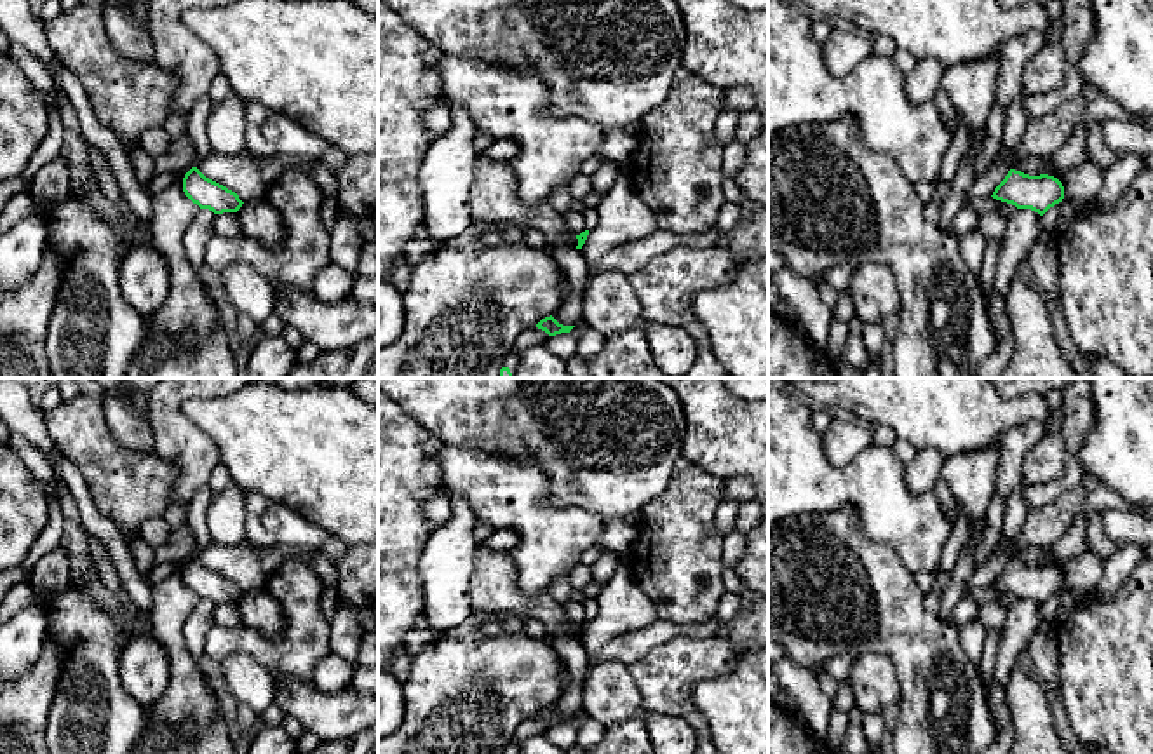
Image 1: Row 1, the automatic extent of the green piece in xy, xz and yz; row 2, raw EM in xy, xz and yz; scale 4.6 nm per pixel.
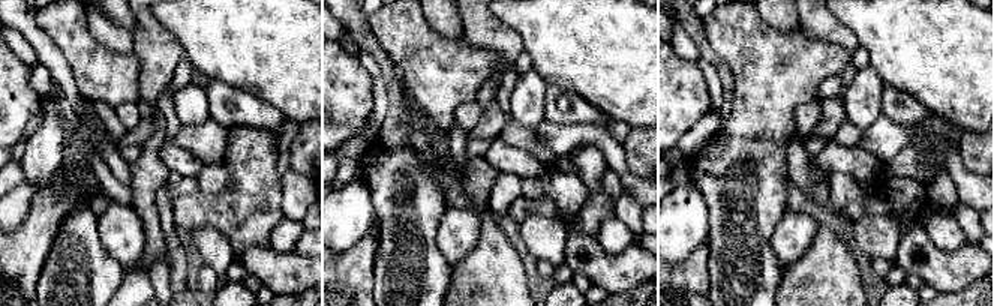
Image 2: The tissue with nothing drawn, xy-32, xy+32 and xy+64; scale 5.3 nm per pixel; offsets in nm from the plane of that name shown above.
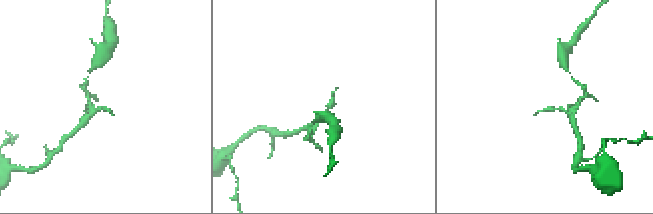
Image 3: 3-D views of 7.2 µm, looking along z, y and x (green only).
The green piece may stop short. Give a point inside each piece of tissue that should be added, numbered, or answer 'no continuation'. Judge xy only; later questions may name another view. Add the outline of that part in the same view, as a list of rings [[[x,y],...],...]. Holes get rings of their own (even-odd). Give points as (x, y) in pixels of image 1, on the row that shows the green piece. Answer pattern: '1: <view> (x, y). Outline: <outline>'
no continuation

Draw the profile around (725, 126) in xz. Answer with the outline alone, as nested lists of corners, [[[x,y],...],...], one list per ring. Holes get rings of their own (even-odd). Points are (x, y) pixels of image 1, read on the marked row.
[[[726,108],[719,113],[716,125],[714,125],[714,134],[718,141],[728,143],[735,139],[735,129],[737,129],[738,117],[740,115],[737,111],[732,111]]]

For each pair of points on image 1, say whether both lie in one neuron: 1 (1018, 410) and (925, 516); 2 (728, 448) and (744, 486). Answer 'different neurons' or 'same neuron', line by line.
1: different neurons
2: different neurons

